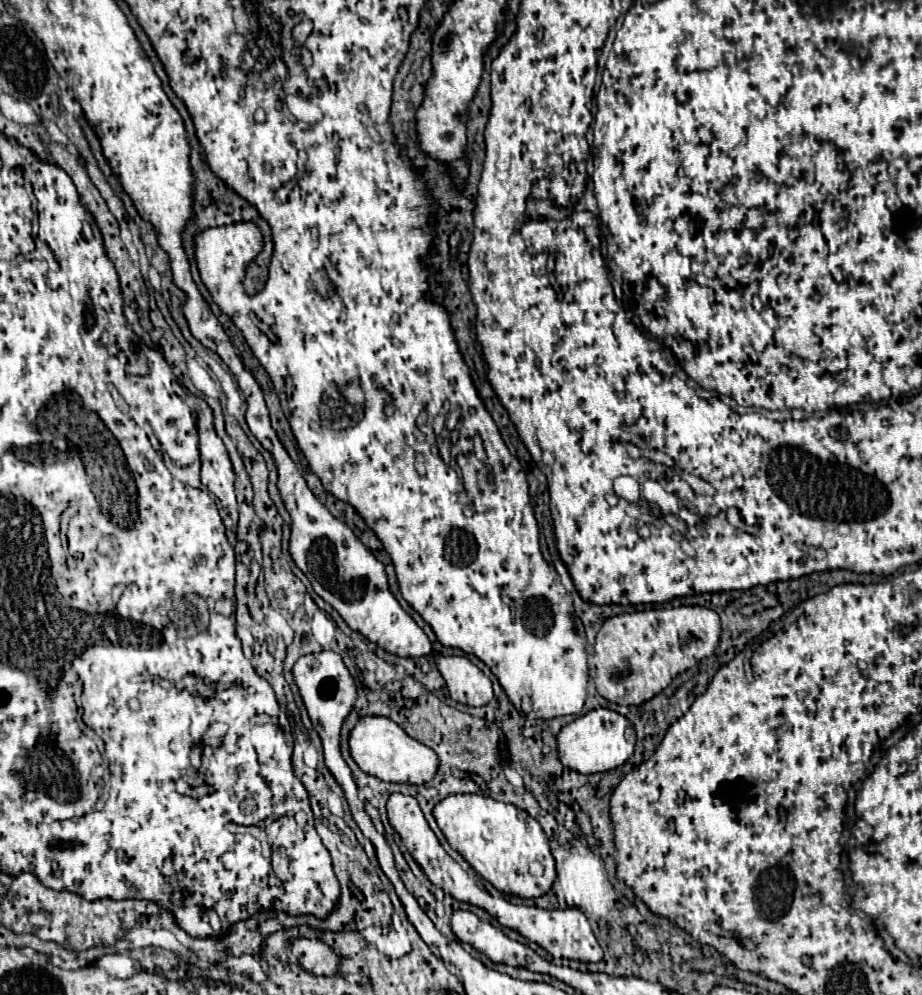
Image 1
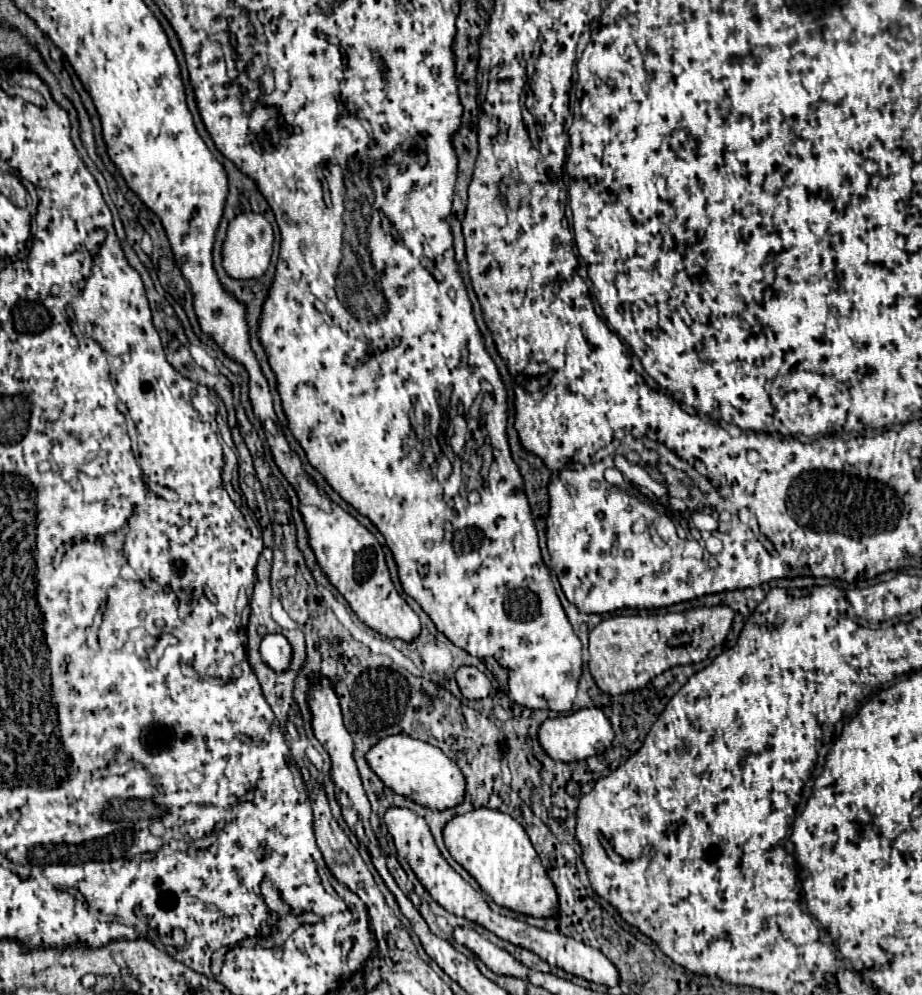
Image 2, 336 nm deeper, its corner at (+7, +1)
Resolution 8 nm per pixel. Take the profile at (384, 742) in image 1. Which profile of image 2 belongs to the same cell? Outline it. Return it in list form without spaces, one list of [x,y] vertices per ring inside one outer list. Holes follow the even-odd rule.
[[[403,734],[389,736],[381,740],[377,746],[373,746],[373,750],[369,750],[367,762],[387,788],[419,806],[431,810],[449,810],[463,802],[465,796],[463,772],[445,752],[423,740],[415,740]]]

